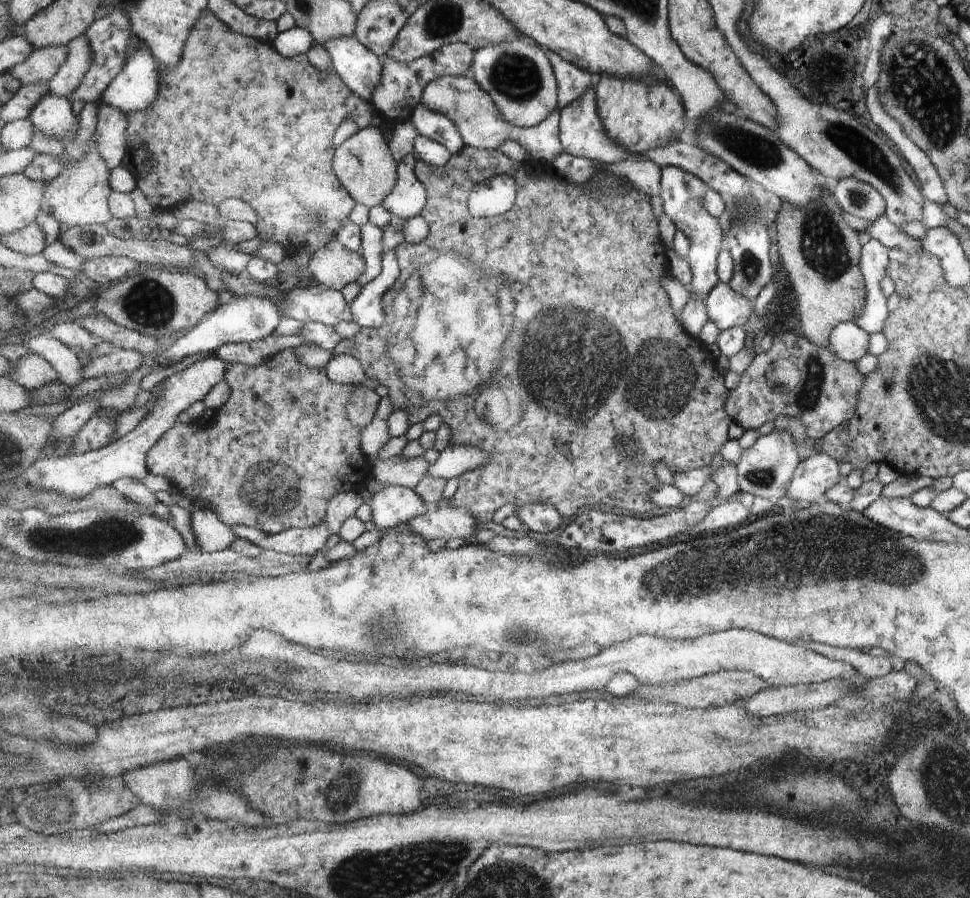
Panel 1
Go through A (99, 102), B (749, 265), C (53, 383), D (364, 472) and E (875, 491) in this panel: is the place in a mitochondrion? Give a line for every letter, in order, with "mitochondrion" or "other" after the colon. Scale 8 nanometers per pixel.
A: other
B: mitochondrion
C: other
D: other
E: other

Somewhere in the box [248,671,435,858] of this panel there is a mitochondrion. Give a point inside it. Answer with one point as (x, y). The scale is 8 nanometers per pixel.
(343, 793)

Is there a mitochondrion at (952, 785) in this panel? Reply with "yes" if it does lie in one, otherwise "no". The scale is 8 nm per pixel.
yes

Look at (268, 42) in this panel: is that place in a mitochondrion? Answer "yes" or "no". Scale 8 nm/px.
no

